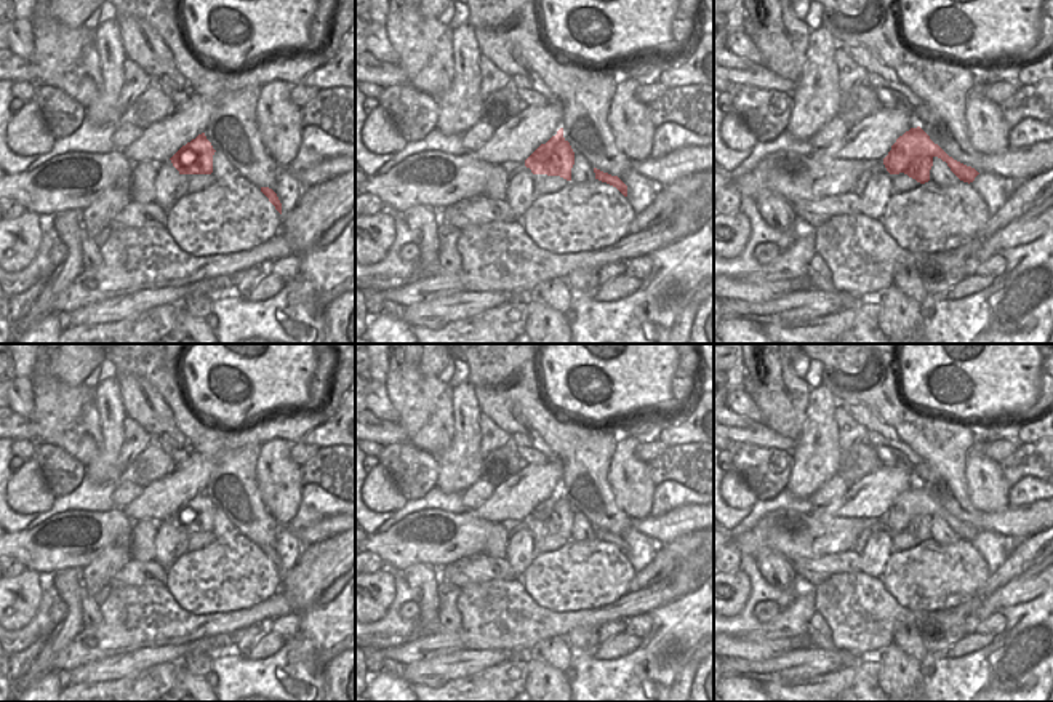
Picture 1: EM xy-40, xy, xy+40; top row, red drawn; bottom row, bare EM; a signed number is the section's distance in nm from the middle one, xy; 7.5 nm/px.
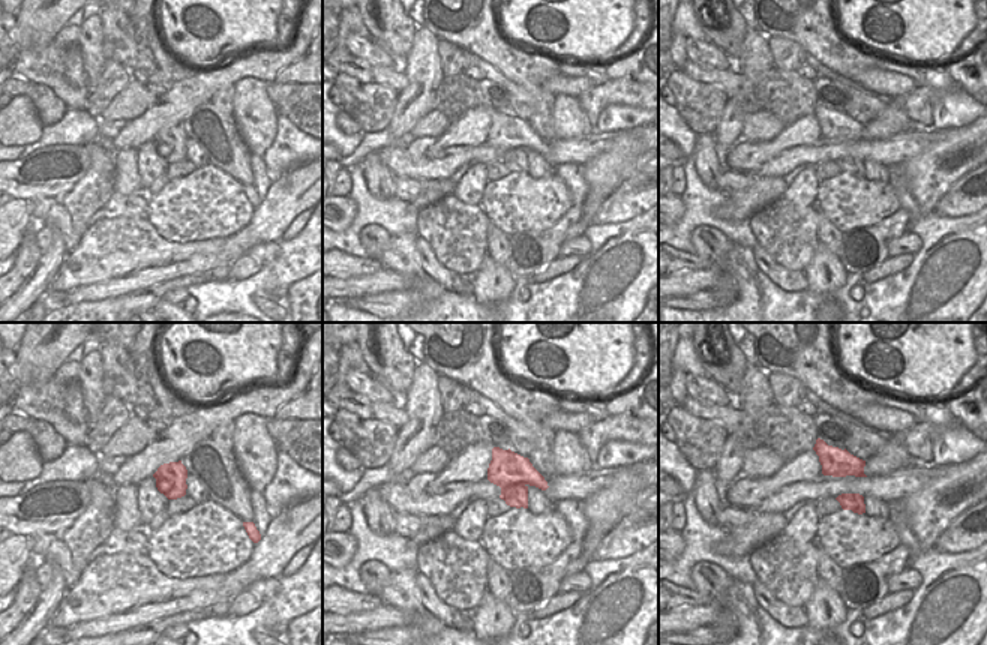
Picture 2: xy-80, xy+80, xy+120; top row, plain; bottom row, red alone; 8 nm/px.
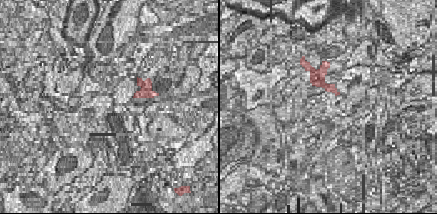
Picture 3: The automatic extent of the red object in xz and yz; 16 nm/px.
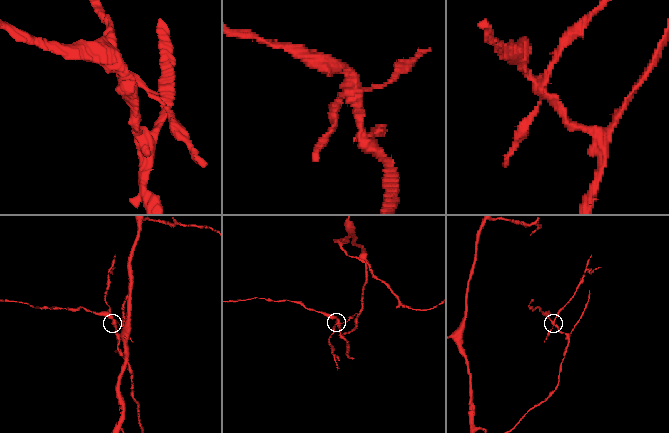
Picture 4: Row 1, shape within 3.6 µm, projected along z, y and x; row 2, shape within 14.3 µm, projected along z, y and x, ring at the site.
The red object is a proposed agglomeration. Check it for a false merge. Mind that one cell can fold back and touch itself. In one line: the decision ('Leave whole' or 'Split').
Split.

